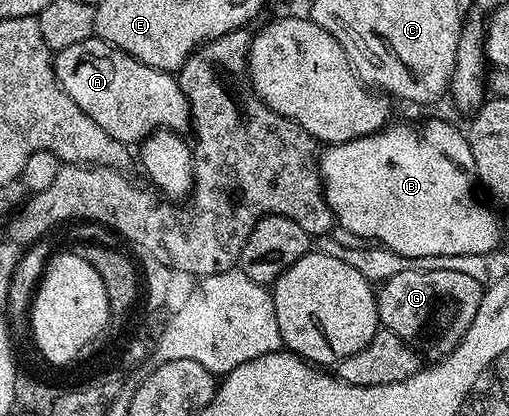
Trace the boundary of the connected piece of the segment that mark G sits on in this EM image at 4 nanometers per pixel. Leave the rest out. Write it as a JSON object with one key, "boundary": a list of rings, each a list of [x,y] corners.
{"boundary":[[[410,268],[382,281],[377,292],[379,322],[416,349],[435,356],[431,358],[446,358],[459,345],[473,318],[477,318],[477,306],[481,306],[484,291],[480,280],[469,278],[469,274],[457,274],[457,270]]]}

